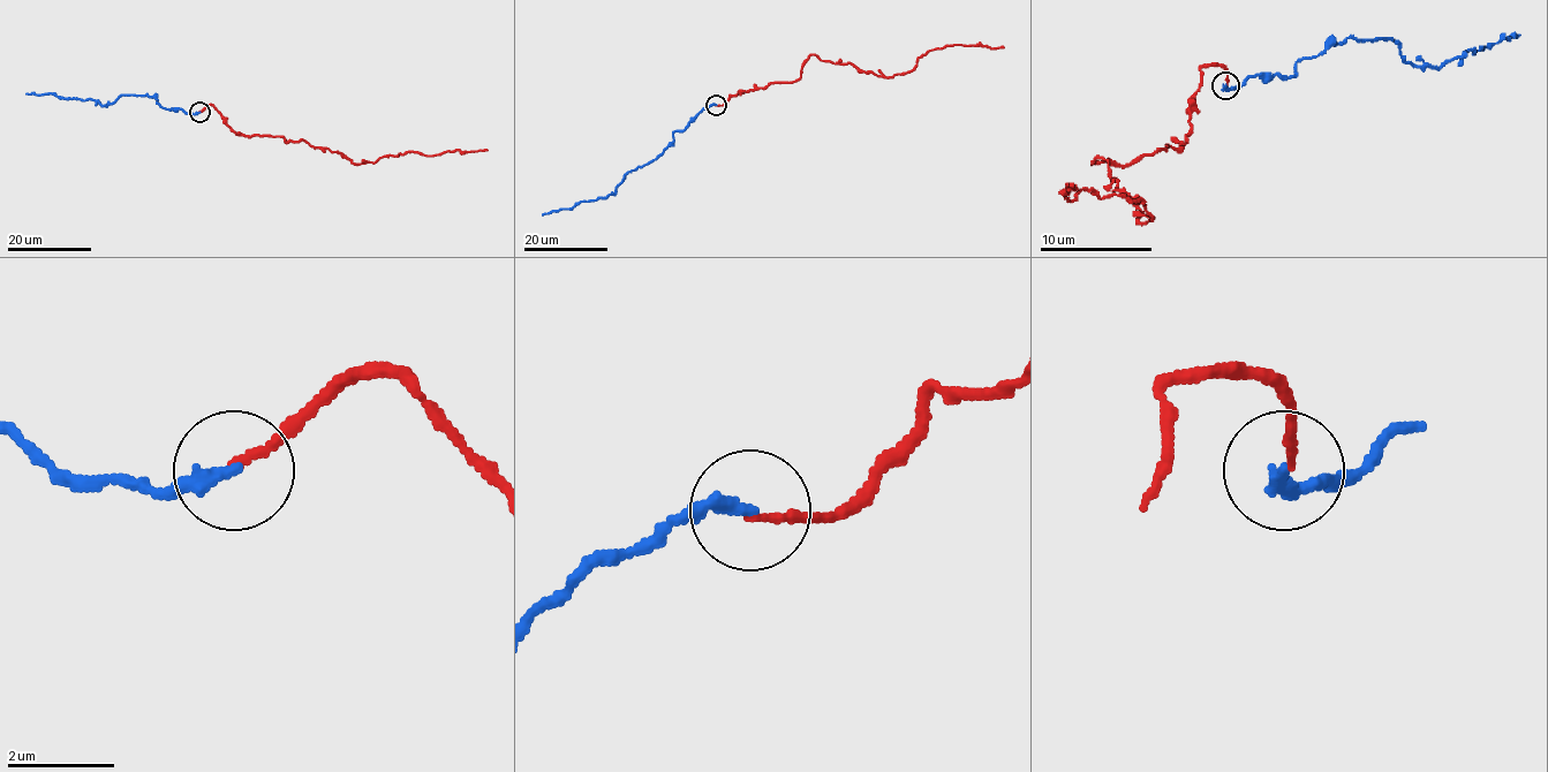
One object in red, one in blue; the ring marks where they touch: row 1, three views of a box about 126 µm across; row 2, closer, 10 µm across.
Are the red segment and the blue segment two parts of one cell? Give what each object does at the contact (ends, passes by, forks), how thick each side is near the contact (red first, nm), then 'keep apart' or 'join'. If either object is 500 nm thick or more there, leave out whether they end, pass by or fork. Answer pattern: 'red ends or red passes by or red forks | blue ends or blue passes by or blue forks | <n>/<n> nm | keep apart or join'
red ends | blue ends | 150/260 nm | join

